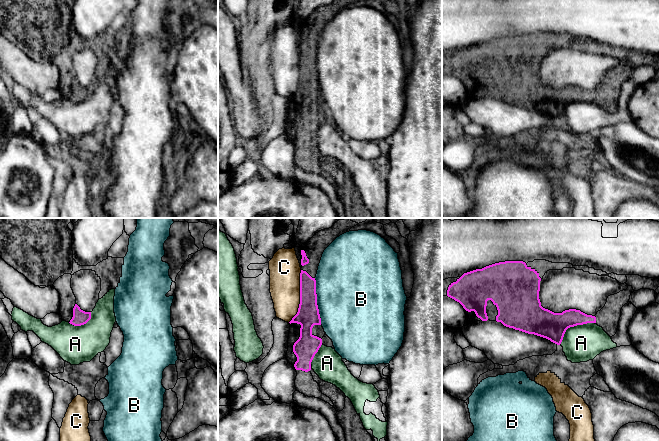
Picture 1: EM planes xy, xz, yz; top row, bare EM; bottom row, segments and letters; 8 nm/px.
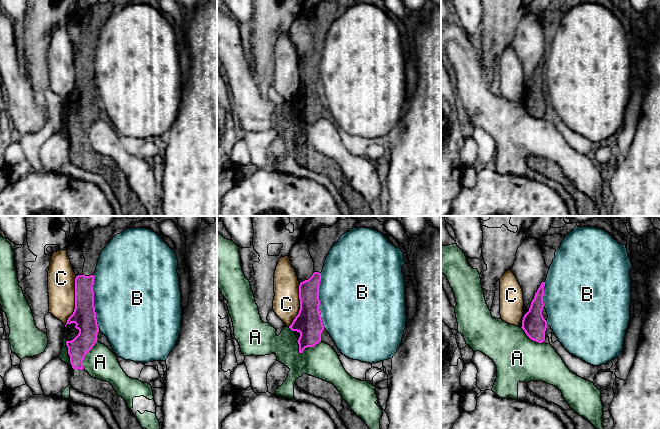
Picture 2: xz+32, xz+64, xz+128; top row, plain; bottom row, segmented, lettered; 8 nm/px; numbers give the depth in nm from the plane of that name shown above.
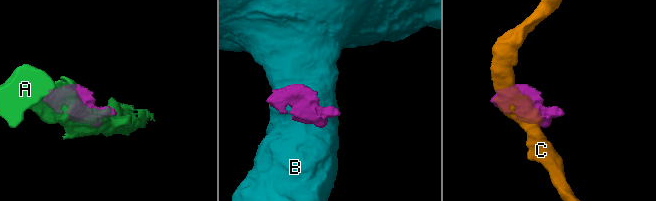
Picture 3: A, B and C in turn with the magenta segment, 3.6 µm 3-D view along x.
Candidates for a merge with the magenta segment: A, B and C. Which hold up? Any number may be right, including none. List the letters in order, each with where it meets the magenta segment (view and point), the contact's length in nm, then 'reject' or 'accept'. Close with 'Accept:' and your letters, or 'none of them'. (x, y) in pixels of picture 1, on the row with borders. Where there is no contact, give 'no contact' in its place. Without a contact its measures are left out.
A: yz (573, 326) | 340 nm | reject
B: xz (316, 301) | 380 nm | reject
C: xz (300, 296) | 440 nm | reject
Accept: none of them

